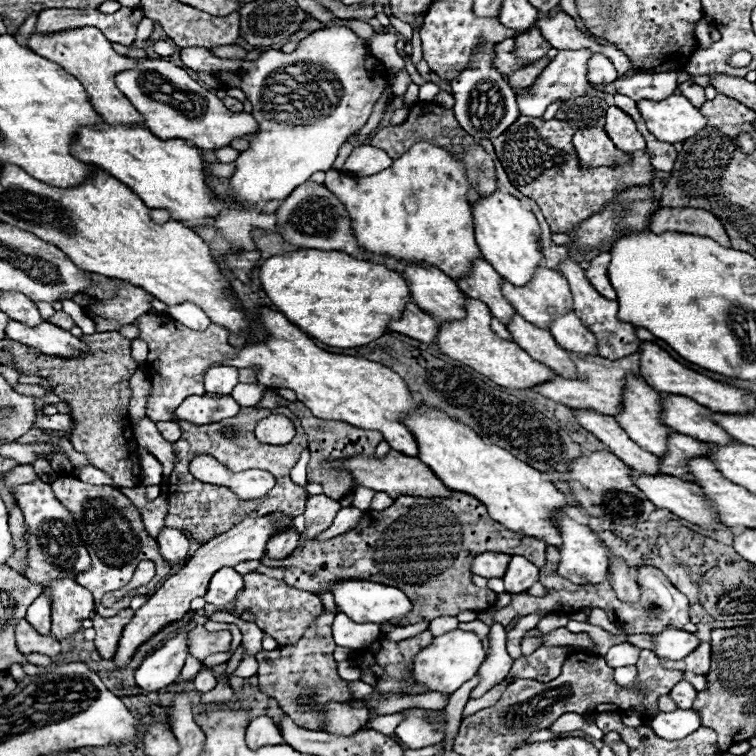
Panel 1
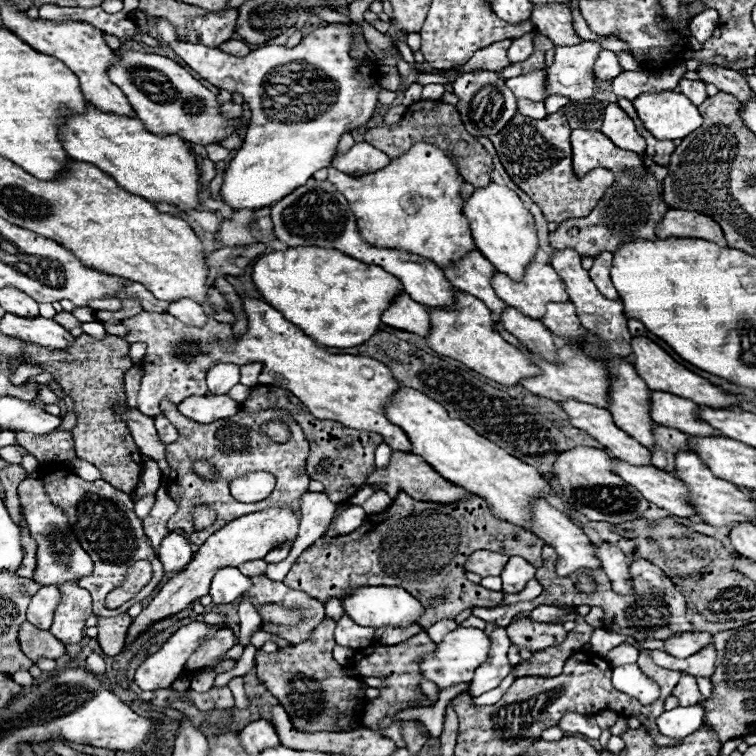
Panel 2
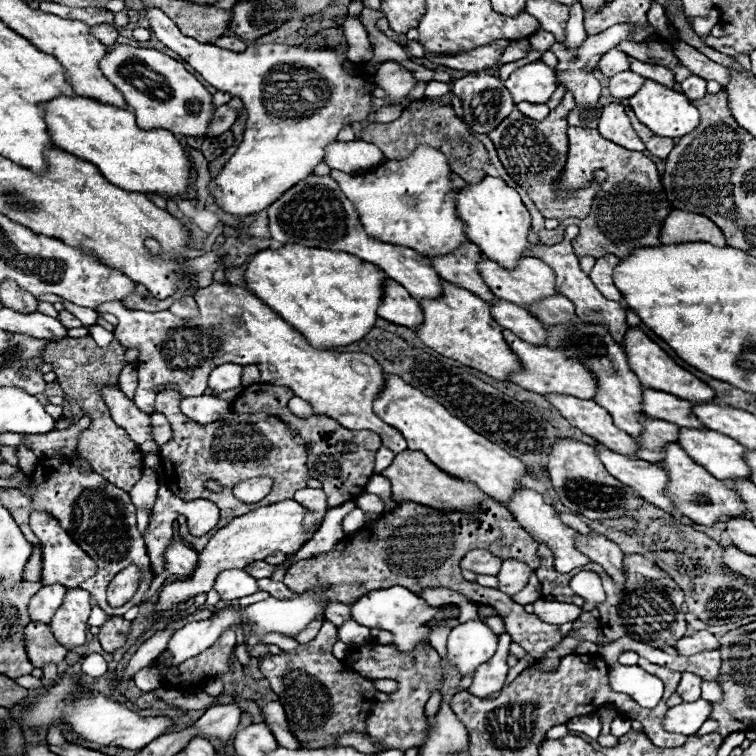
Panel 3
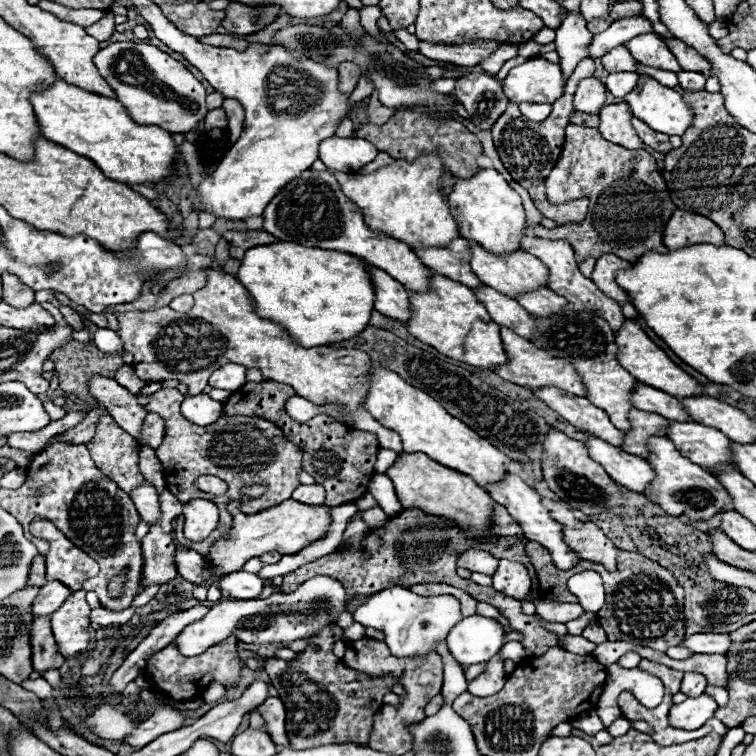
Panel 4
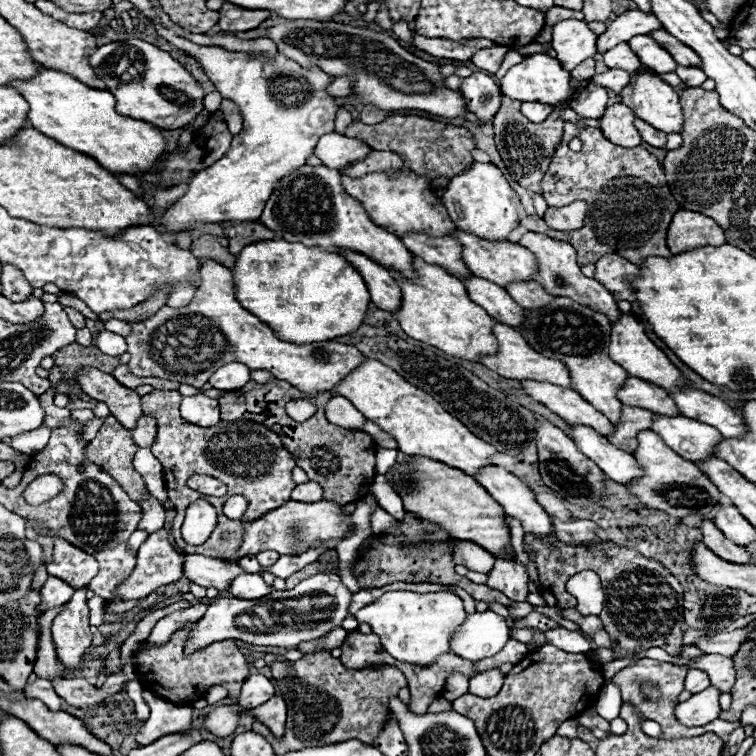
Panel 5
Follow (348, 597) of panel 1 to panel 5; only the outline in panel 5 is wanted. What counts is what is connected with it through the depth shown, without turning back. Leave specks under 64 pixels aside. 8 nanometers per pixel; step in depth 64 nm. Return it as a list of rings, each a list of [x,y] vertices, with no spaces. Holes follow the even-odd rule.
[[[386,592],[376,602],[360,608],[356,612],[358,622],[372,626],[372,632],[380,636],[384,650],[400,662],[428,666],[438,660],[442,654],[452,654],[450,636],[466,620],[462,600],[452,592]]]

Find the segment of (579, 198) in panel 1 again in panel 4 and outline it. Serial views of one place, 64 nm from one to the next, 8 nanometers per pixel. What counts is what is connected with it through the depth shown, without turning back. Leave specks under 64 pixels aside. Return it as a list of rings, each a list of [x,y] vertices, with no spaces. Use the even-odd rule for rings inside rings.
[[[584,58],[576,70],[572,72],[572,76],[568,78],[566,82],[566,92],[562,96],[562,100],[554,102],[554,108],[550,112],[550,116],[542,122],[542,124],[534,124],[532,120],[526,120],[526,116],[522,116],[518,112],[518,104],[514,102],[508,102],[508,108],[504,110],[504,114],[496,120],[496,124],[492,126],[492,140],[496,144],[496,150],[506,166],[506,170],[512,174],[512,178],[524,186],[536,208],[542,212],[544,218],[548,220],[554,220],[556,226],[564,226],[568,222],[582,222],[586,218],[586,210],[588,210],[588,200],[582,198],[582,200],[574,200],[574,202],[566,202],[566,204],[550,204],[546,200],[546,190],[544,190],[544,178],[548,176],[550,168],[556,164],[560,152],[562,152],[562,144],[564,144],[564,128],[568,124],[568,118],[570,114],[574,112],[572,108],[572,96],[576,92],[576,86],[582,78],[586,76],[592,76],[594,74],[594,60],[592,58]]]

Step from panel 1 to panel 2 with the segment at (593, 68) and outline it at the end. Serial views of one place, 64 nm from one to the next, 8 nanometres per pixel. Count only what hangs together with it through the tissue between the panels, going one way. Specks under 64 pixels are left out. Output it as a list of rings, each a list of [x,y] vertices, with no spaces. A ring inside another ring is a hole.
[[[602,50],[596,66],[594,66],[594,74],[600,80],[612,80],[614,76],[618,76],[618,72],[622,72],[622,66],[618,64],[618,56],[612,50]]]

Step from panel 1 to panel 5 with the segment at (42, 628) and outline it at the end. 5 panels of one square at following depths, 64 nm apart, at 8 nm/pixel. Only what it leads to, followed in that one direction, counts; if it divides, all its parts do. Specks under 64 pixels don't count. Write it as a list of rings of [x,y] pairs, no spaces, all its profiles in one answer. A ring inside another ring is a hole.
[[[48,576],[46,584],[40,592],[42,592],[42,612],[44,612],[44,610],[54,608],[58,604],[66,604],[72,598],[74,588],[56,576]]]

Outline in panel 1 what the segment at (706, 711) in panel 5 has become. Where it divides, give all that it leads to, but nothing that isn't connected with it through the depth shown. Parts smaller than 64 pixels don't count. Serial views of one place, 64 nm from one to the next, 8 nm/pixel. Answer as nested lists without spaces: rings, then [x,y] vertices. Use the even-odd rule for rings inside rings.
[[[676,708],[674,712],[660,712],[654,716],[648,726],[656,736],[664,740],[682,740],[684,736],[696,732],[700,728],[700,714],[696,710]]]

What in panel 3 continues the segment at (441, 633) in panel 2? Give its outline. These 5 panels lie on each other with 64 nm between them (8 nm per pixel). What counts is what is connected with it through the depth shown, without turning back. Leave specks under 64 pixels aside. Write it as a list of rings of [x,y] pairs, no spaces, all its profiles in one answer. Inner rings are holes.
[[[438,628],[438,632],[434,632],[434,636],[430,636],[430,644],[436,648],[436,652],[446,658],[446,636],[448,636],[450,628]]]

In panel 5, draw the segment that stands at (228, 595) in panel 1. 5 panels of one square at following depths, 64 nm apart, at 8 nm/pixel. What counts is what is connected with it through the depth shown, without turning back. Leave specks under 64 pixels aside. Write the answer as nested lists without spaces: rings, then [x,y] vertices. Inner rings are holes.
[[[242,574],[236,576],[236,580],[230,584],[228,594],[232,596],[242,596],[242,598],[258,598],[258,596],[268,596],[270,592],[274,592],[272,586],[268,586],[262,576],[258,574]]]

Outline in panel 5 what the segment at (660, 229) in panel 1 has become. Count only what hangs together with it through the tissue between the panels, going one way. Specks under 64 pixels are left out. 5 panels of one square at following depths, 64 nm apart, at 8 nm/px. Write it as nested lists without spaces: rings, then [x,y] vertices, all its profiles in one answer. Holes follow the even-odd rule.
[[[678,210],[668,228],[668,248],[674,254],[702,248],[722,246],[726,242],[724,230],[710,218],[692,210]]]

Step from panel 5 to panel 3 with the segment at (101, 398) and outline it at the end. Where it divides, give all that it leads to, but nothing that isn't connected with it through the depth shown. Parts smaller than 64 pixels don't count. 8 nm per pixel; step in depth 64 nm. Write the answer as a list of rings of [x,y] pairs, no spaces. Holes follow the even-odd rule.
[[[106,384],[100,388],[100,392],[102,392],[102,400],[110,408],[112,420],[130,434],[130,438],[138,444],[138,448],[142,452],[160,454],[160,446],[156,446],[154,440],[150,438],[150,416],[146,412],[138,410],[134,400],[130,400],[116,386]]]

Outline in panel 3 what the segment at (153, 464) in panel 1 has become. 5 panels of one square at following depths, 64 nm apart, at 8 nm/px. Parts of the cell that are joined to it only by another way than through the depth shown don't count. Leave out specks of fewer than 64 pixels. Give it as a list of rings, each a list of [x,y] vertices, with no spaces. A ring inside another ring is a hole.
[[[146,470],[140,478],[140,482],[130,490],[132,502],[136,508],[148,508],[152,512],[154,502],[156,502],[156,490],[158,490],[158,482],[156,482],[156,474],[152,470]]]

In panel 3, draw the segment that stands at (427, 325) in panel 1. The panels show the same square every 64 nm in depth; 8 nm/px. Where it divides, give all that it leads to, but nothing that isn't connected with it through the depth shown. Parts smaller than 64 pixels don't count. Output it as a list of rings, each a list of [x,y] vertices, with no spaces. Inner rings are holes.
[[[390,278],[384,282],[384,296],[378,306],[378,316],[412,330],[416,330],[422,322],[422,310],[416,298],[412,298],[400,284]]]

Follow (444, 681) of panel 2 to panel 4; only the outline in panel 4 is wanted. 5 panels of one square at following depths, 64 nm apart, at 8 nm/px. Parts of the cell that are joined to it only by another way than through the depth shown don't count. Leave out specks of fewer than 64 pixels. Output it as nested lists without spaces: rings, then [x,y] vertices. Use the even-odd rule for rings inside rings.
[[[480,614],[468,616],[458,622],[448,634],[448,648],[452,656],[464,666],[488,662],[496,656],[504,644],[506,632],[496,618],[486,618]]]

